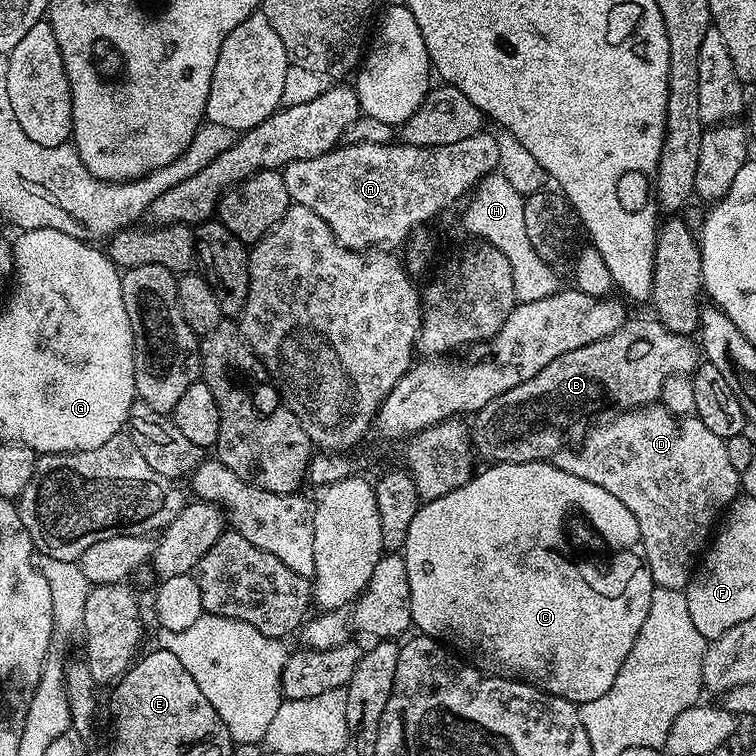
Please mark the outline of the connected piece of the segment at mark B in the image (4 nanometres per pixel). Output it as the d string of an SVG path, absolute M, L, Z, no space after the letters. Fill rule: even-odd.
M655 318L625 319L614 334L554 358L534 378L526 378L522 386L498 394L494 402L475 413L476 425L470 428L475 451L497 464L551 461L556 453L583 441L590 431L588 419L595 412L611 404L616 410L631 410L657 403L666 378L695 372L701 360L692 336L666 330Z

